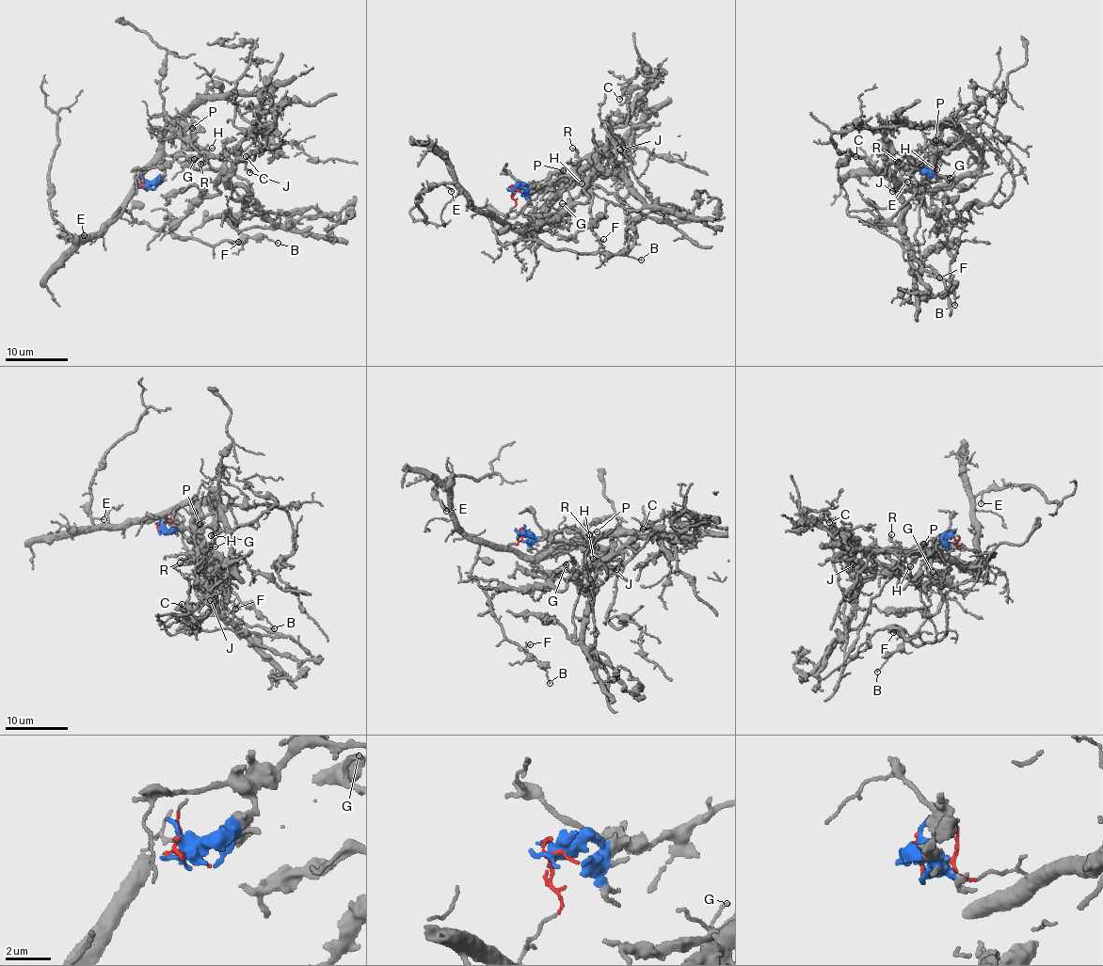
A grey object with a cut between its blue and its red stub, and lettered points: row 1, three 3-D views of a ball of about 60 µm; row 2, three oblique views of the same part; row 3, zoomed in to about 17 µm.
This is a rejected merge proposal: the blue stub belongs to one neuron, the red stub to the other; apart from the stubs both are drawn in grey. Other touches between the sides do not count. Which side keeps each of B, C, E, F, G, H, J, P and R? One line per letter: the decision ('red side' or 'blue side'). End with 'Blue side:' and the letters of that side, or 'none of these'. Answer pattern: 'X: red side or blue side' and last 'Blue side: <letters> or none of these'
B: red side
C: blue side
E: red side
F: red side
G: red side
H: blue side
J: blue side
P: blue side
R: blue side
Blue side: C, H, J, P, R

